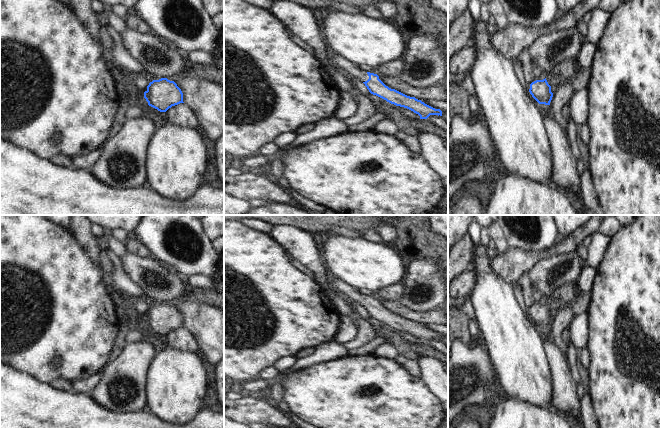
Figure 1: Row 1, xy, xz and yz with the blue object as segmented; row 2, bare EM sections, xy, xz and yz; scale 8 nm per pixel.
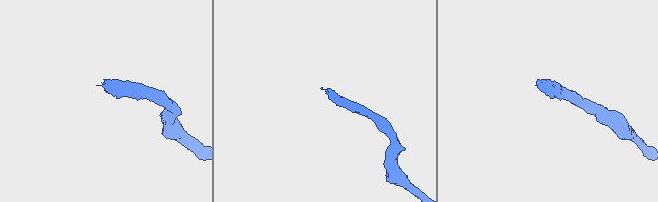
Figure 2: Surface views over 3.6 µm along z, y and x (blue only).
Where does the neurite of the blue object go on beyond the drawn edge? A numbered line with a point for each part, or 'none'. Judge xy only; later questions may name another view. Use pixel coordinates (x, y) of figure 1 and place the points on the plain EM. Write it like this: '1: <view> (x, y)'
none

